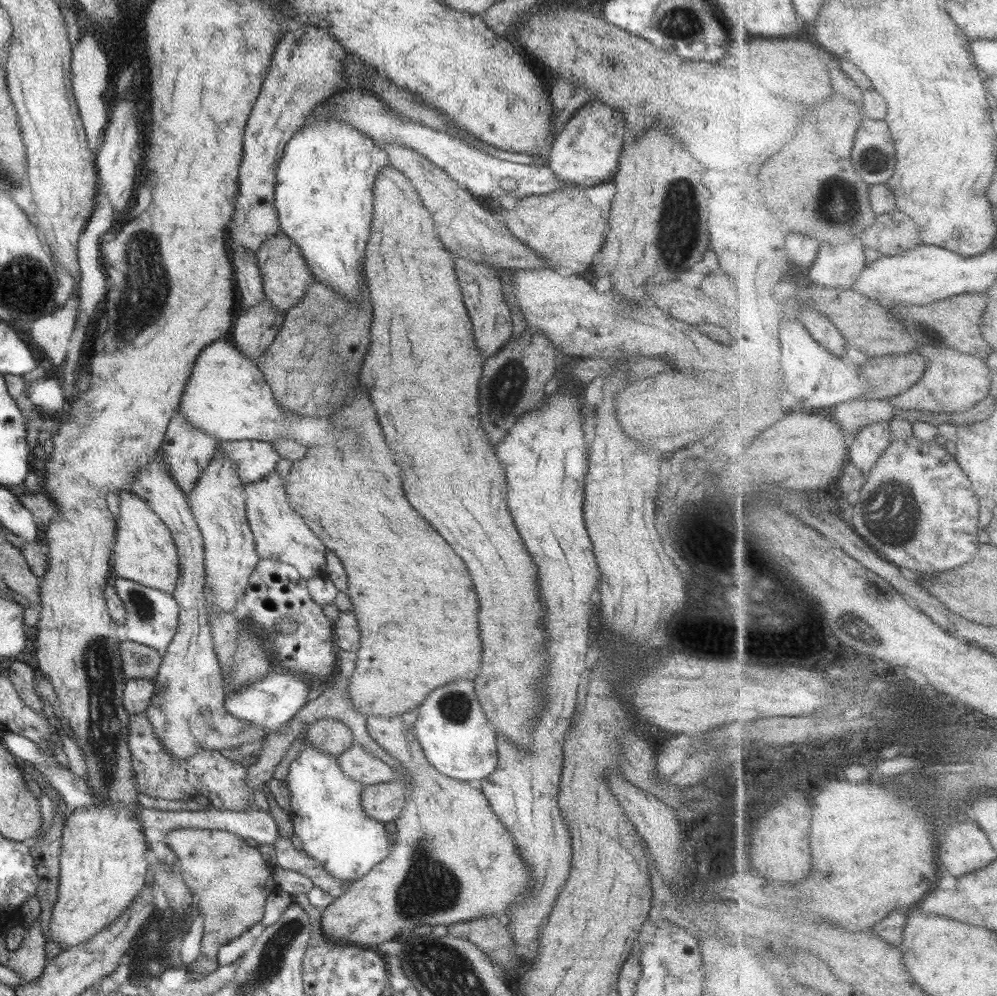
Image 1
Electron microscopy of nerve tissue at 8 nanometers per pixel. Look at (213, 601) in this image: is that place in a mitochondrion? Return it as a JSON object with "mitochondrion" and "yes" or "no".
{"mitochondrion":"no"}

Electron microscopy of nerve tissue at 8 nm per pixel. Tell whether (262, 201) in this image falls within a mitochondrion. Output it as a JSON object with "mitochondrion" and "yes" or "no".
{"mitochondrion":"no"}

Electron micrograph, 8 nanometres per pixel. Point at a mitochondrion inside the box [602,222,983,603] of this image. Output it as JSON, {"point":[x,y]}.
{"point":[891,513]}

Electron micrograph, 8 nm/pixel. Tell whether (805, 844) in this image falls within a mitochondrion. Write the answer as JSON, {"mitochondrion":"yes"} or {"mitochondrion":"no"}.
{"mitochondrion":"no"}

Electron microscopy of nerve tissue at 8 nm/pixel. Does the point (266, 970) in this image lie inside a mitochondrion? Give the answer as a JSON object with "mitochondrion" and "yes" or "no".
{"mitochondrion":"yes"}

